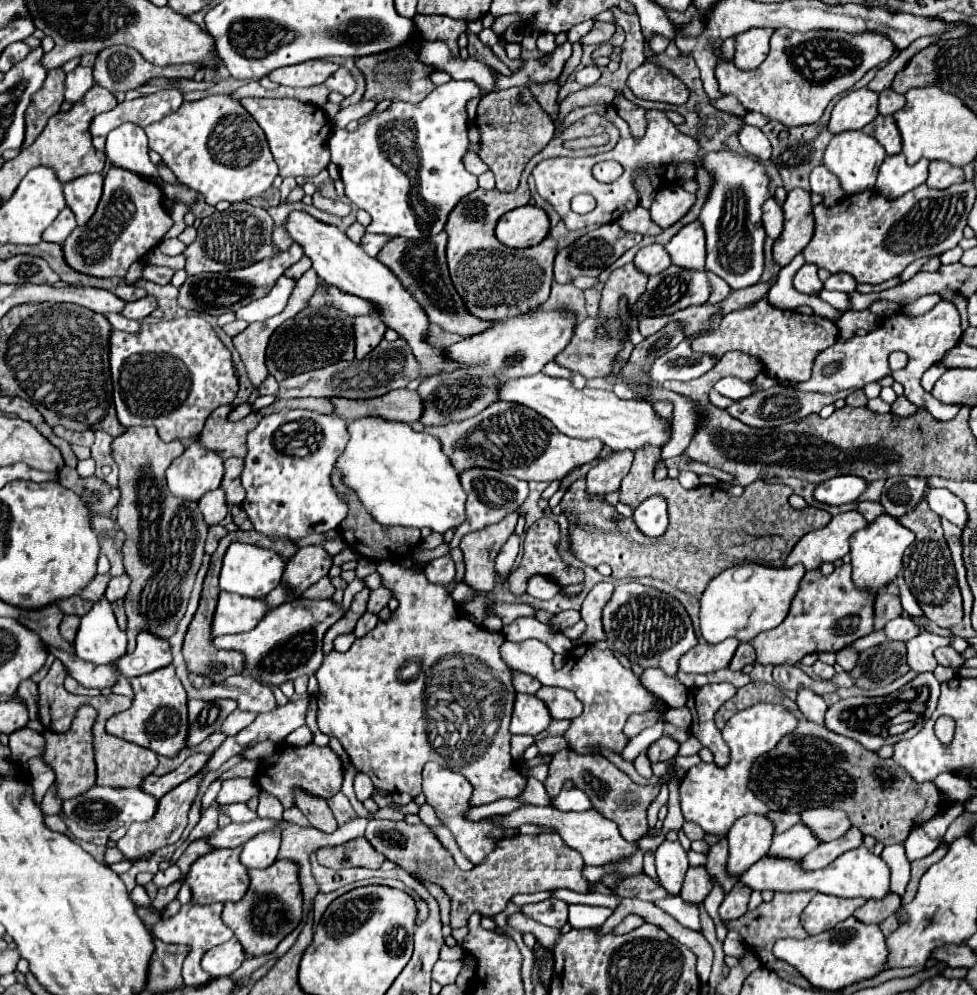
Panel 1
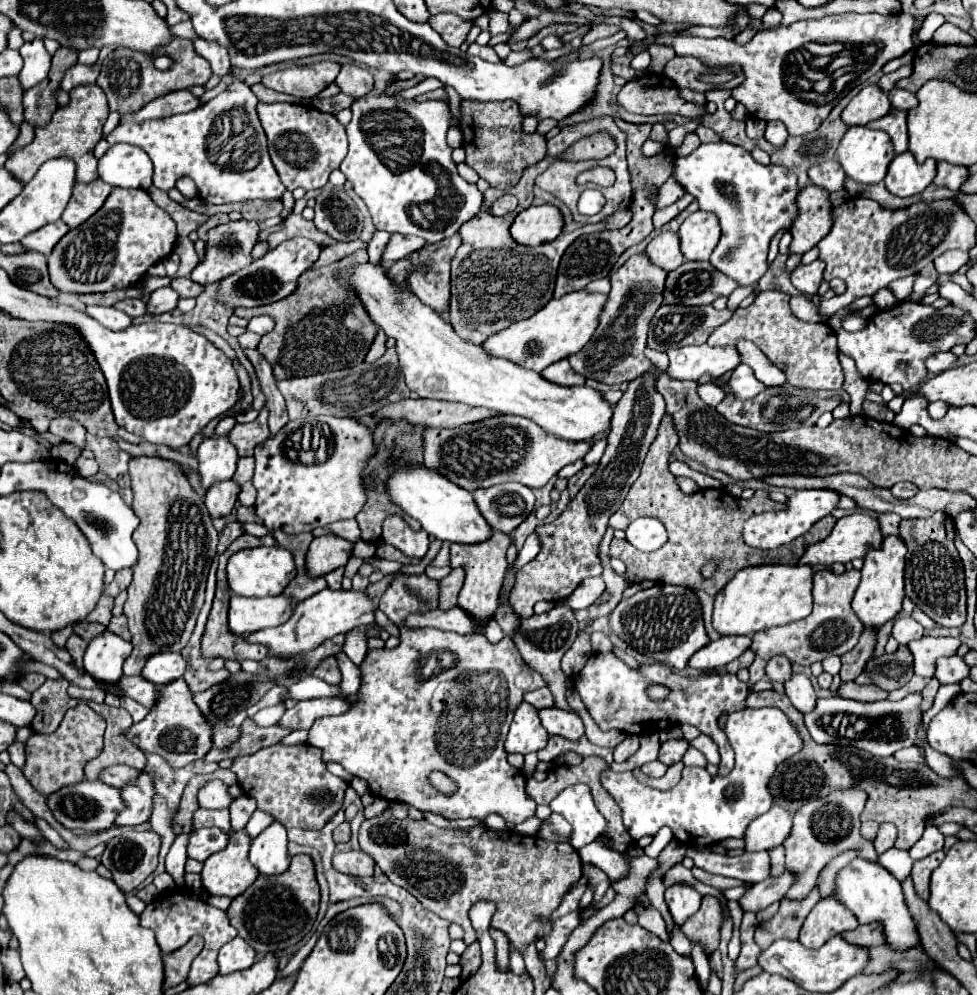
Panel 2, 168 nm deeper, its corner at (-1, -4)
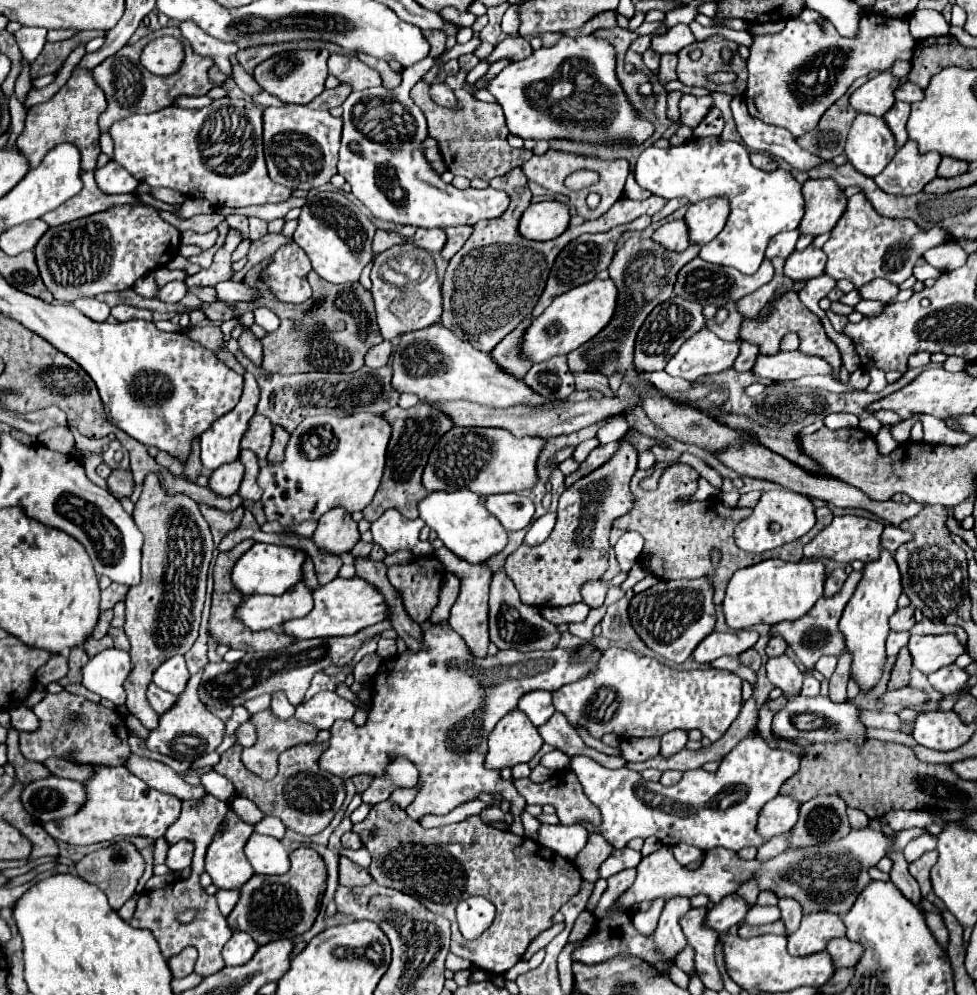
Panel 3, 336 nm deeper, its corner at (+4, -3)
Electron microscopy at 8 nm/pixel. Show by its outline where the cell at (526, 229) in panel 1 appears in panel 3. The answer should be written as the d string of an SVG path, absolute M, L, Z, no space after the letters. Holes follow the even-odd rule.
M547 199L541 203L531 203L519 221L519 233L525 239L549 241L559 237L569 225L569 207Z

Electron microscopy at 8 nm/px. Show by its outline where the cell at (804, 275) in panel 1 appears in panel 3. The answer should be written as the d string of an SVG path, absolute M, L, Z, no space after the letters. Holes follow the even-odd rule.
M807 247L805 251L793 251L785 261L785 275L795 283L809 281L813 277L823 275L825 261L827 257L821 249Z

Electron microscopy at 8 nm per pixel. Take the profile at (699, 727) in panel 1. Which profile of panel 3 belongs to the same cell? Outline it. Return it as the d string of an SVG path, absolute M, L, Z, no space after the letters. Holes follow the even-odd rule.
M611 647L597 661L593 673L581 677L575 683L569 683L553 693L553 705L561 711L571 723L581 723L595 739L601 739L605 733L615 733L621 739L657 737L667 731L683 729L683 725L695 725L705 737L717 741L729 729L733 719L741 711L741 679L725 669L705 667L695 671L675 671L653 657L639 657L629 649Z

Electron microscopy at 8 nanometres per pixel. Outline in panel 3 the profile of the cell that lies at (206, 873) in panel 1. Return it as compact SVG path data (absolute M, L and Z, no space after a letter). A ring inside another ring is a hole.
M233 811L227 813L221 829L207 849L205 871L219 889L241 889L253 875L243 847L253 833L253 825L241 821Z

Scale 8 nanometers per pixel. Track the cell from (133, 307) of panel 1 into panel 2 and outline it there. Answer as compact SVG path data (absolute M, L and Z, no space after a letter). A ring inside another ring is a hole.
M160 288L152 292L148 300L148 314L162 314L162 312L174 310L178 304L178 298L180 296L174 288Z

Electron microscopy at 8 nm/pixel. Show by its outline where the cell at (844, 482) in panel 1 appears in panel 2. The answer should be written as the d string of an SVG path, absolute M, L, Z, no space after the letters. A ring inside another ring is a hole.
M796 490L792 496L788 496L784 510L764 512L764 514L756 514L748 518L742 530L742 538L748 546L760 548L760 550L772 550L782 544L788 544L796 540L798 536L806 534L820 518L828 516L836 508L838 498L840 496L832 494L832 490Z

